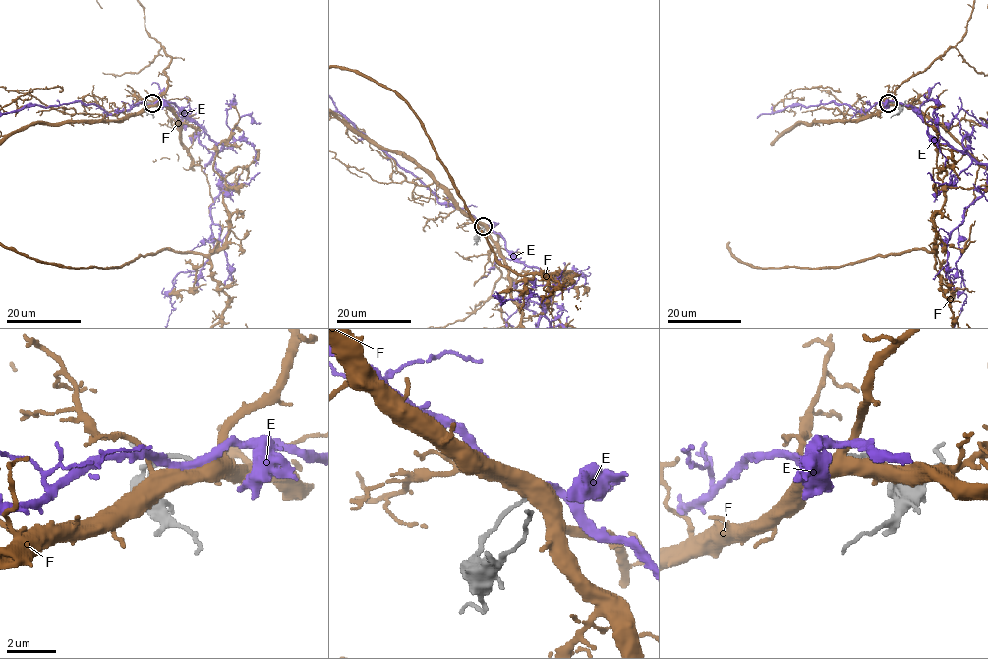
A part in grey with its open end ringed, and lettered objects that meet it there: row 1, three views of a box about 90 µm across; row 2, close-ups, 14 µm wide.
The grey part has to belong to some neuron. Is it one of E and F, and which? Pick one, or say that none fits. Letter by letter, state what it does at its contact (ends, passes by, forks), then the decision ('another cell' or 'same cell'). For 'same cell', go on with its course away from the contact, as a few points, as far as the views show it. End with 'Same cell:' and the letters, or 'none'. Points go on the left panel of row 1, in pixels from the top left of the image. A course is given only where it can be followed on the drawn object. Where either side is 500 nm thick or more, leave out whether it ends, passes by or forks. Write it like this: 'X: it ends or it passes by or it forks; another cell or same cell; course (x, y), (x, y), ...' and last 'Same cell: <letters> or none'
E: it passes by; same cell
F: another cell
Same cell: E

